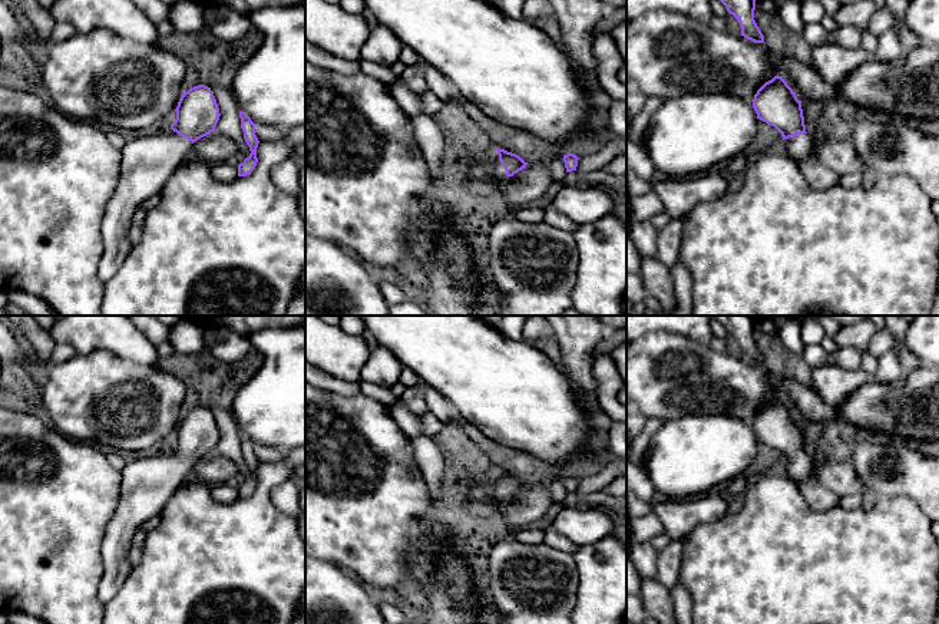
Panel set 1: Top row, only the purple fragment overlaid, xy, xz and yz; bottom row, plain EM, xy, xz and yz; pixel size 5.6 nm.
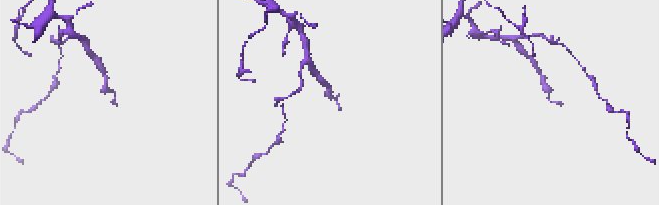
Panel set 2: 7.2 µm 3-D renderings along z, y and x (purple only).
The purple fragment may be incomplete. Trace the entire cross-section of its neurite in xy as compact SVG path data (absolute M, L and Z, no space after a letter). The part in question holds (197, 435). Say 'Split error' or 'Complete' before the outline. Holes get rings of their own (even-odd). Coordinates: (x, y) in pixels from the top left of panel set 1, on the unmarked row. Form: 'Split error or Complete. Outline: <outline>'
Split error. Outline: M205 406L191 409L182 415L175 430L176 440L169 449L153 456L128 462L122 471L122 491L118 509L106 525L102 542L103 575L97 587L99 600L106 604L116 597L128 578L128 554L138 528L159 516L171 496L191 476L192 465L215 452L219 442L219 429L214 413Z

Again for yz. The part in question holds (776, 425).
Split error. Outline: M781 397L766 403L754 416L757 440L774 448L783 458L780 472L797 486L814 476L819 459L806 453L801 422Z

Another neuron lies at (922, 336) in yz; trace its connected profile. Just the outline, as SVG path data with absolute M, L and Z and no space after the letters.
M916 316L906 330L905 344L926 366L939 367L939 316Z

